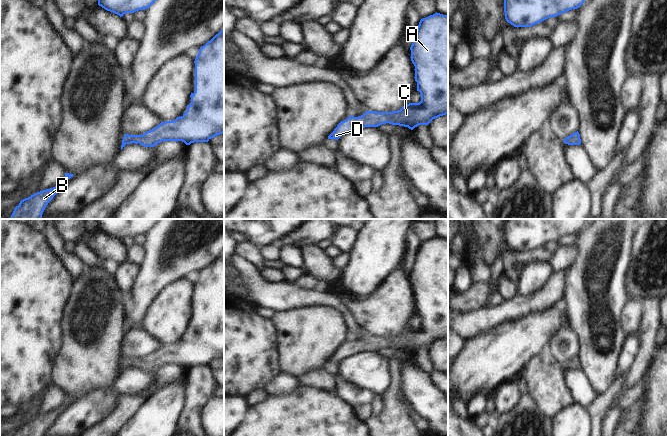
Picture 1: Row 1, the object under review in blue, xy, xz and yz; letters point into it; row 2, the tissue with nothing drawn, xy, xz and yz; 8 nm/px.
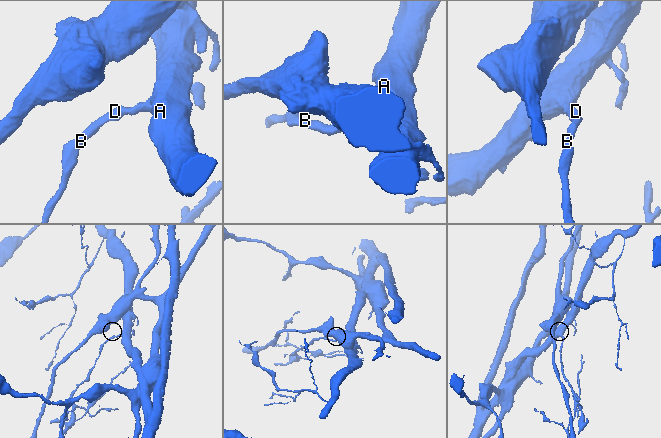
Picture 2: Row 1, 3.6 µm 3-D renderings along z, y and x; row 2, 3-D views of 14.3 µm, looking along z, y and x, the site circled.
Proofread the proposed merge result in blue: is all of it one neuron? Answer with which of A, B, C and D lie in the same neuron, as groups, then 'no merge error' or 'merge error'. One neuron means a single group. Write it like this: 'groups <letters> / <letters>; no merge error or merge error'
groups A B C D; no merge error

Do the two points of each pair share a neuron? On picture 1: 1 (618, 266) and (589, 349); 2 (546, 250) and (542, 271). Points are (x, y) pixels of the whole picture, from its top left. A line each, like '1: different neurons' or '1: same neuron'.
1: same neuron
2: different neurons

